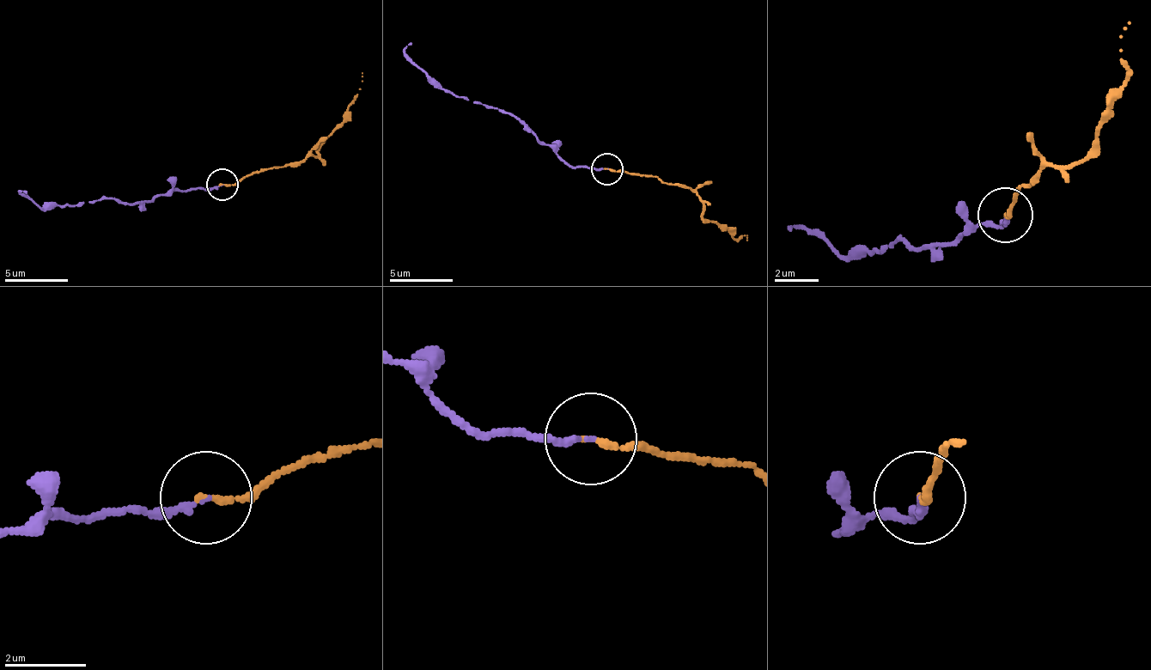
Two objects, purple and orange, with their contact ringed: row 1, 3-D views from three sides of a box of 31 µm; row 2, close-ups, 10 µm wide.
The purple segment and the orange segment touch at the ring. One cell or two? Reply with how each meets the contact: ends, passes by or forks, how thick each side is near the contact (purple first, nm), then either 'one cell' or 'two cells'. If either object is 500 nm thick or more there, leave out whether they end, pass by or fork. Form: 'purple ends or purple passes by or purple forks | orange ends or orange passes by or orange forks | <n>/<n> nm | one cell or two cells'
purple ends | orange ends | 150/150 nm | one cell

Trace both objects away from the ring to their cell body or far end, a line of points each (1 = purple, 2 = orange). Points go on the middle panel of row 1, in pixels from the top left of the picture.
1: (606, 169), (564, 163), (517, 118), (498, 109), (447, 93), (405, 51), (412, 42)
2: (606, 169), (622, 169), (685, 185), (702, 207), (704, 220), (721, 223), (736, 239), (746, 236), (746, 239)

